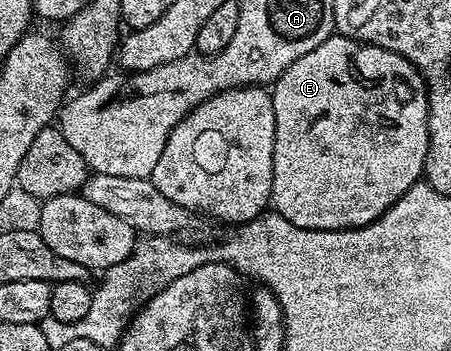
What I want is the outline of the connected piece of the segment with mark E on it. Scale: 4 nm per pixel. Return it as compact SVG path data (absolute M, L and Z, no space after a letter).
M336 33L321 41L317 49L305 53L305 57L297 57L297 61L293 61L293 65L289 65L289 69L285 69L285 73L275 80L270 92L273 118L277 121L277 133L273 137L273 189L270 206L274 214L285 217L285 221L301 229L318 231L351 231L355 227L364 227L377 221L377 217L385 214L413 184L424 178L423 166L429 153L427 83L418 69L397 53L374 47L371 43L359 43L356 39Z

